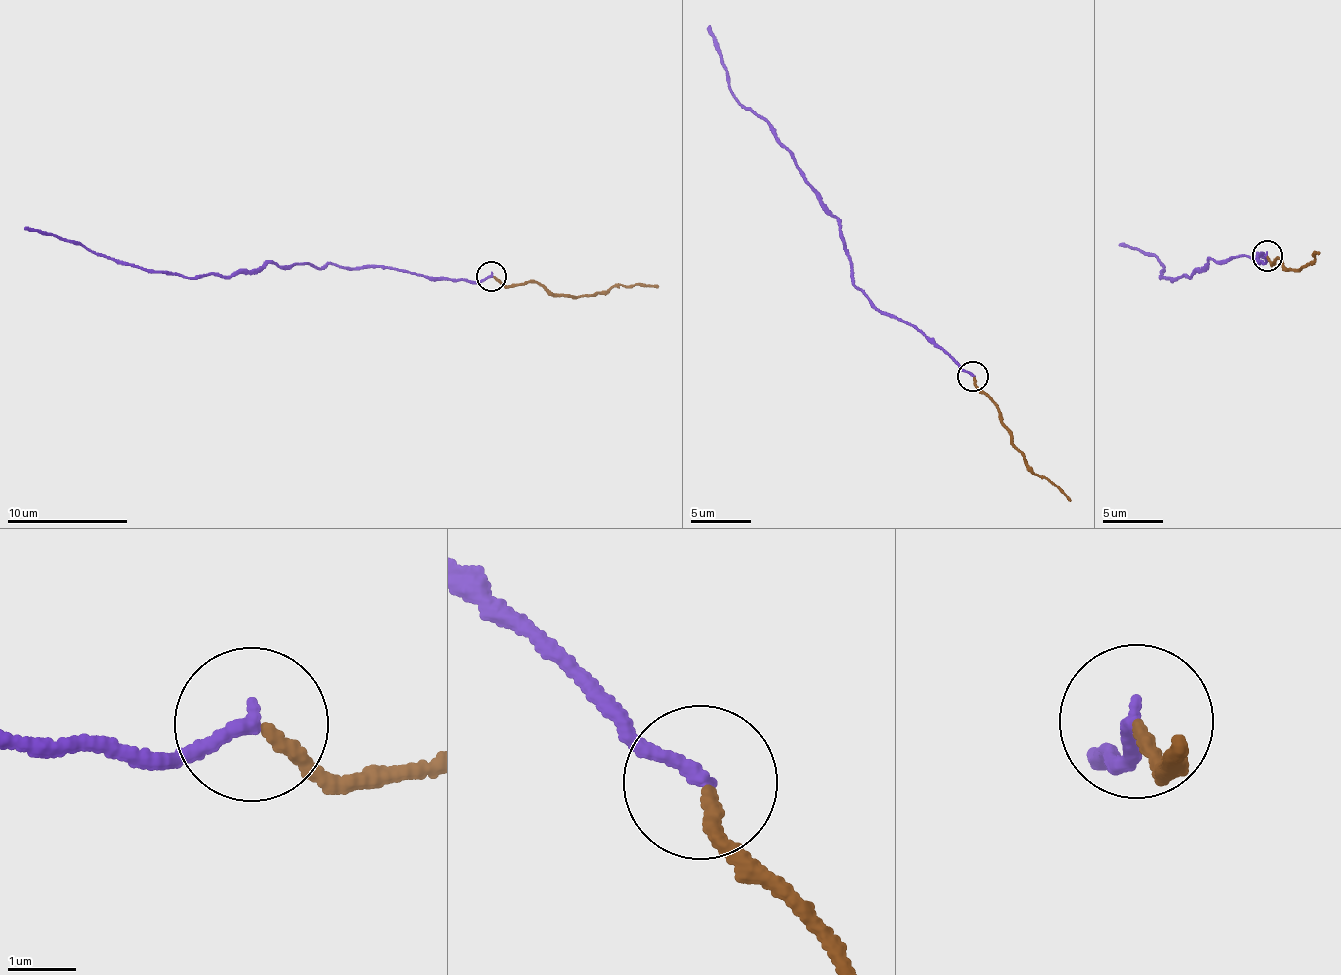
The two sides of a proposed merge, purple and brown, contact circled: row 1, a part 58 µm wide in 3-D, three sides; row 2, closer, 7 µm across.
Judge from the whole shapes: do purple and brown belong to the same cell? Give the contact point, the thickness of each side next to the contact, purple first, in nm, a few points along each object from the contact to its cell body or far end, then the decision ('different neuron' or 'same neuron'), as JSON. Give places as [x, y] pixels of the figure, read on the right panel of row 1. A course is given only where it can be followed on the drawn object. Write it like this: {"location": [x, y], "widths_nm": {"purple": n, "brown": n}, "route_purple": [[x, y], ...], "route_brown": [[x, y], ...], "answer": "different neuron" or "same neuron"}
{"location": [1267, 255], "widths_nm": {"purple": 200, "brown": 180}, "route_purple": [[1266, 255], [1261, 264], [1267, 253], [1208, 259], [1173, 282], [1161, 278], [1156, 255], [1118, 243]], "route_brown": [[1268, 255], [1271, 263], [1280, 258], [1288, 269], [1310, 267], [1314, 256], [1310, 256], [1319, 254]], "answer": "same neuron"}

